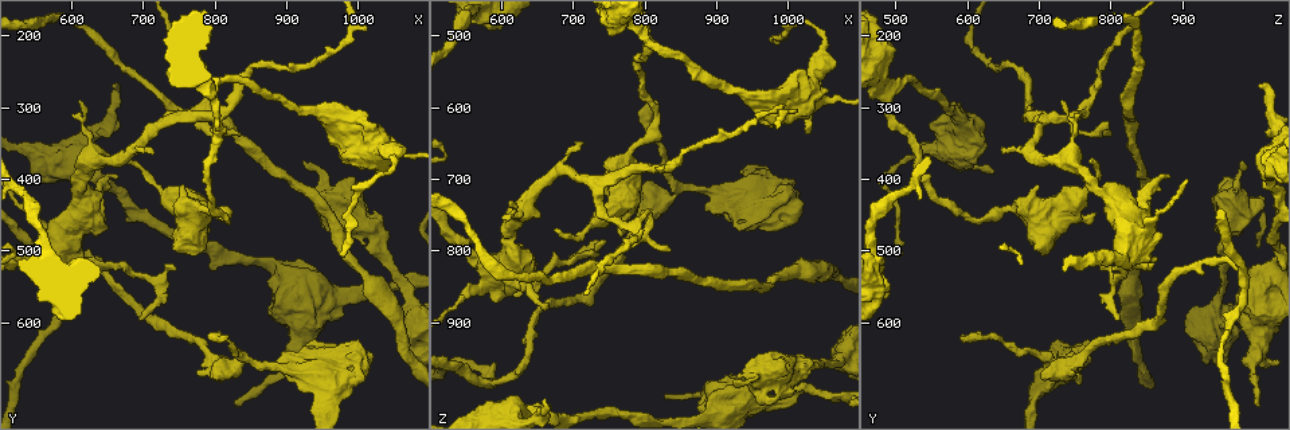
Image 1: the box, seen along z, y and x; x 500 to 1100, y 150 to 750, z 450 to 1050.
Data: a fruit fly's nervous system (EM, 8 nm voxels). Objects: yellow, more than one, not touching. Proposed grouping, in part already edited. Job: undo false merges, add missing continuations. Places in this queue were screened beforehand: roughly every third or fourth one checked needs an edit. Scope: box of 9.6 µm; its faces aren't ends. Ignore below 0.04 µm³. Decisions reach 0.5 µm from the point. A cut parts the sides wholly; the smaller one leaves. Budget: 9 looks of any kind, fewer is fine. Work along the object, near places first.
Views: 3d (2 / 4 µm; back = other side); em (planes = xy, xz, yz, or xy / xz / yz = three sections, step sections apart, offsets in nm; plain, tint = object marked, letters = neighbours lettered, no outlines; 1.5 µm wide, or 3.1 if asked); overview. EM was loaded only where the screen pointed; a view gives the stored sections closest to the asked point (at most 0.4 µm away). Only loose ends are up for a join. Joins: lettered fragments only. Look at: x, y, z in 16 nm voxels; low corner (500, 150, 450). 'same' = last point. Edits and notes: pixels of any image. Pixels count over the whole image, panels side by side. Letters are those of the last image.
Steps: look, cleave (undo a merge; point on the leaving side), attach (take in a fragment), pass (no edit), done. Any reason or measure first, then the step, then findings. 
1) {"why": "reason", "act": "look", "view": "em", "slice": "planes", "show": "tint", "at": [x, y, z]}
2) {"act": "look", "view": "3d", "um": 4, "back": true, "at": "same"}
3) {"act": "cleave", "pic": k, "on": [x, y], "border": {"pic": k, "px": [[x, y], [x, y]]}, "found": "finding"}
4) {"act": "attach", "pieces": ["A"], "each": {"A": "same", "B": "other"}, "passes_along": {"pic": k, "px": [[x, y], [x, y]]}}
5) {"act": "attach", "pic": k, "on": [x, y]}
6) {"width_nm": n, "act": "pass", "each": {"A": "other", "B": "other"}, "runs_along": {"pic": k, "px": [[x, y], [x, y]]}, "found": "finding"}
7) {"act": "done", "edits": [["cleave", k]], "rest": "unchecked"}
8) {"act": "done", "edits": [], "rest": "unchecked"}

{"why": "end of a long branch", "act": "look", "view": "3d", "um": 2, "back": true, "at": [980, 505, 500]}

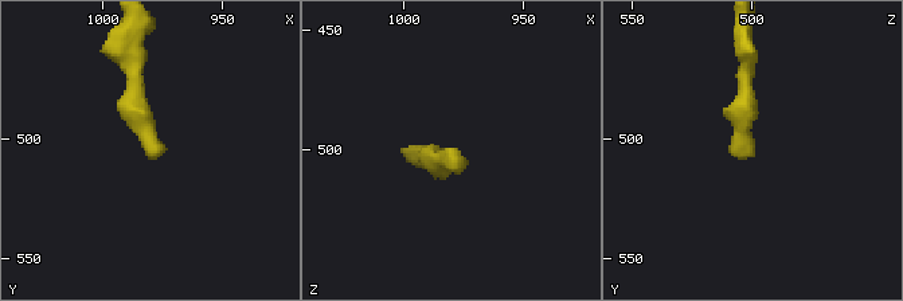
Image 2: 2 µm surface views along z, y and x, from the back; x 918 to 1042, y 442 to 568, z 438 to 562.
{"act": "look", "view": "em", "slice": "planes", "show": "letters", "at": [979, 509, 503]}

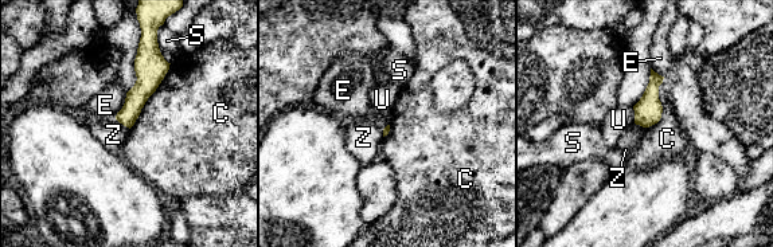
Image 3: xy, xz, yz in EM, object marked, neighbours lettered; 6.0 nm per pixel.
{"act": "pass", "each": {"C": "other", "E": "other", "S": "other", "U": "other", "Z": "other"}, "border": {"pic": 3, "px": [[114, 118], [129, 128]]}, "found": "no lettered fragment goes on from it"}

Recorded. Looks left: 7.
{"why": "calibre changes", "act": "look", "view": "em", "slice": "planes", "show": "letters", "at": [1010, 535, 830]}

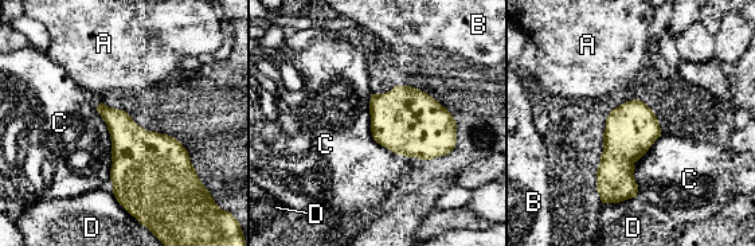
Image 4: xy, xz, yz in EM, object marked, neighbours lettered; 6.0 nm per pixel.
{"width_nm": 190, "act": "pass", "each": {"A": "other", "B": "other", "C": "other", "D": "other"}, "border": {"pic": 4, "px": [[370, 94], [371, 136], [407, 157]]}, "found": "all the same neuron"}

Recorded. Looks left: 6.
{"why": "branch stops here", "act": "look", "view": "em", "slice": "planes", "show": "plain", "at": [660, 400, 880]}

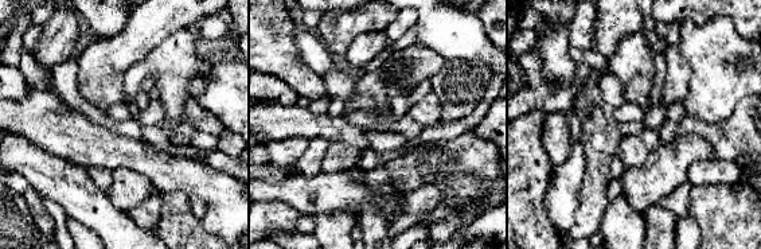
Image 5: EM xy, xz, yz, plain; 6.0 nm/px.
{"why": "what lies round it", "act": "look", "view": "em", "slice": "planes", "show": "letters", "at": "same"}

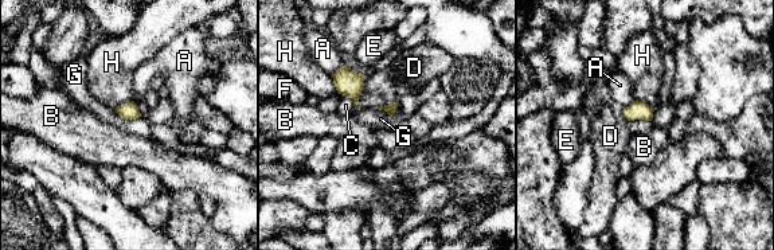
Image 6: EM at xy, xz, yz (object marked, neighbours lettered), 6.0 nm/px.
{"act": "pass", "each": {"A": "other", "B": "other", "C": "other", "D": "other", "E": "other", "F": "other", "G": "other", "H": "other"}, "border": {"pic": 6, "px": [[113, 109], [124, 118], [141, 117]]}, "found": "no lettered fragment goes on from it"}

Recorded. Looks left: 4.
{"why": "free end", "act": "look", "view": "em", "slice": "yz", "step": 4, "show": "tint", "at": [615, 295, 730]}

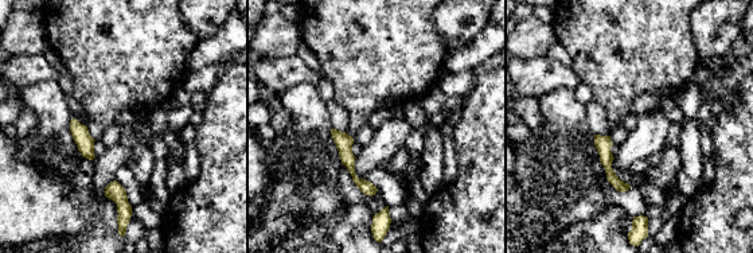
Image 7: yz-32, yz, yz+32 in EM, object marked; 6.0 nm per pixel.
{"act": "look", "view": "em", "slice": "planes", "show": "letters", "at": "same"}

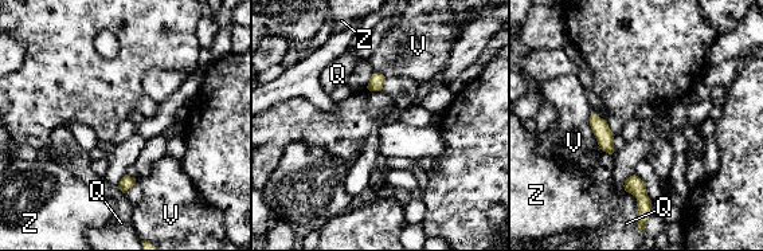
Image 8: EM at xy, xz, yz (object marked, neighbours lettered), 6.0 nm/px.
{"width_nm": 90, "act": "pass", "each": {"Q": "other", "V": "other", "Z": "other"}, "border": {"pic": 8, "px": [[591, 112], [590, 128], [598, 144]]}, "found": "none of them fits"}

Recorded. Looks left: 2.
{"act": "done", "edits": [], "rest": "unchecked"}

